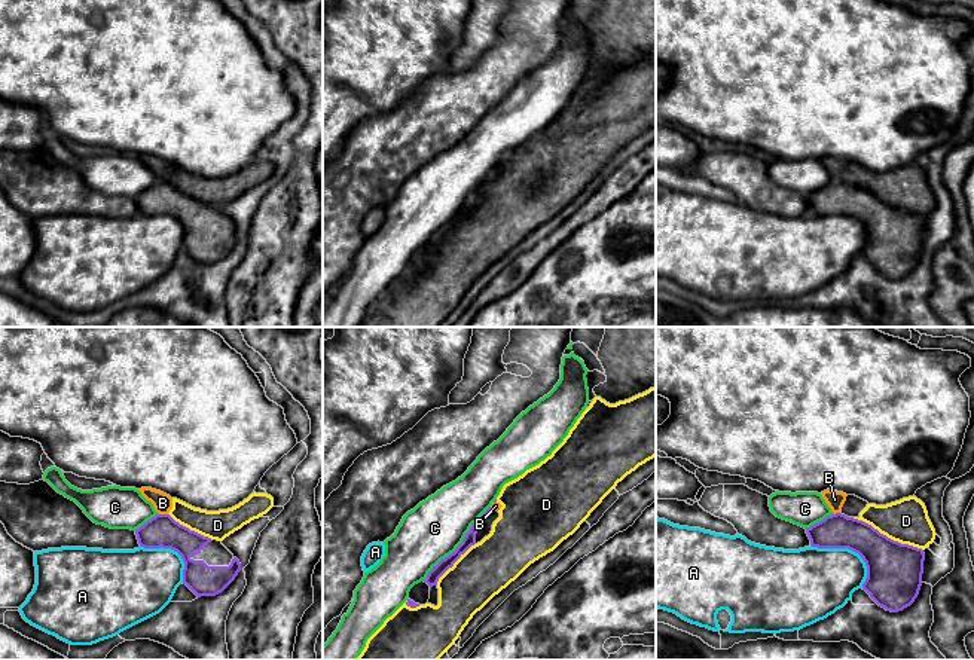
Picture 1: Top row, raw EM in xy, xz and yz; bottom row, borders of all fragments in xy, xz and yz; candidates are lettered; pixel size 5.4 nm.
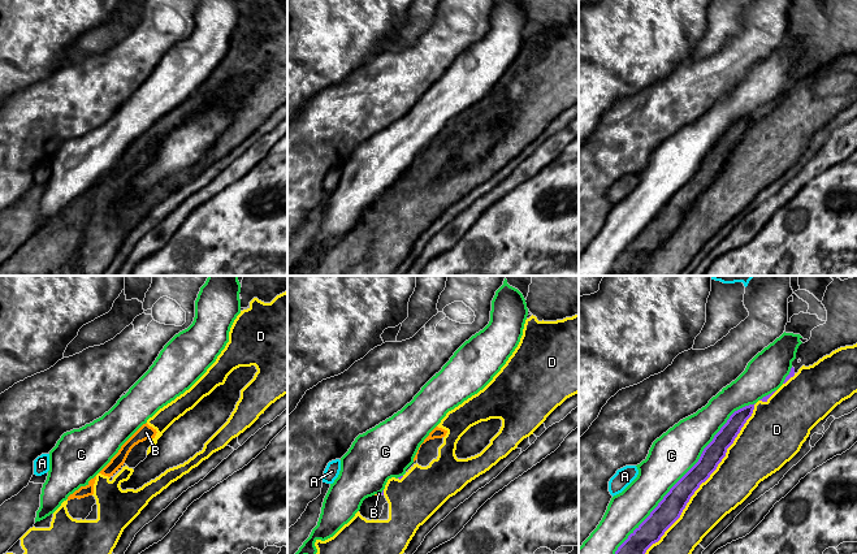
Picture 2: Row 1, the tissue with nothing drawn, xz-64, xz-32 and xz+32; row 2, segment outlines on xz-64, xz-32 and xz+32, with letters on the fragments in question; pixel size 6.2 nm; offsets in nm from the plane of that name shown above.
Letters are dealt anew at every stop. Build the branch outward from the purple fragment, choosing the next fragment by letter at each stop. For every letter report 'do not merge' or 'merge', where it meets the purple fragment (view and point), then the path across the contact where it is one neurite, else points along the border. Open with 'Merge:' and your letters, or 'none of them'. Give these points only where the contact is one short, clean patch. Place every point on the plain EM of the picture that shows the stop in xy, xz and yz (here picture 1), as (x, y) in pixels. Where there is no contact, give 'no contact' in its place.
Merge: none of them
A: do not merge; contact yz (851, 216)
B: do not merge; contact xy (164, 182); border xy (159, 180), (167, 182)
C: do not merge; contact xz (451, 220)
D: do not merge; contact yz (887, 204)

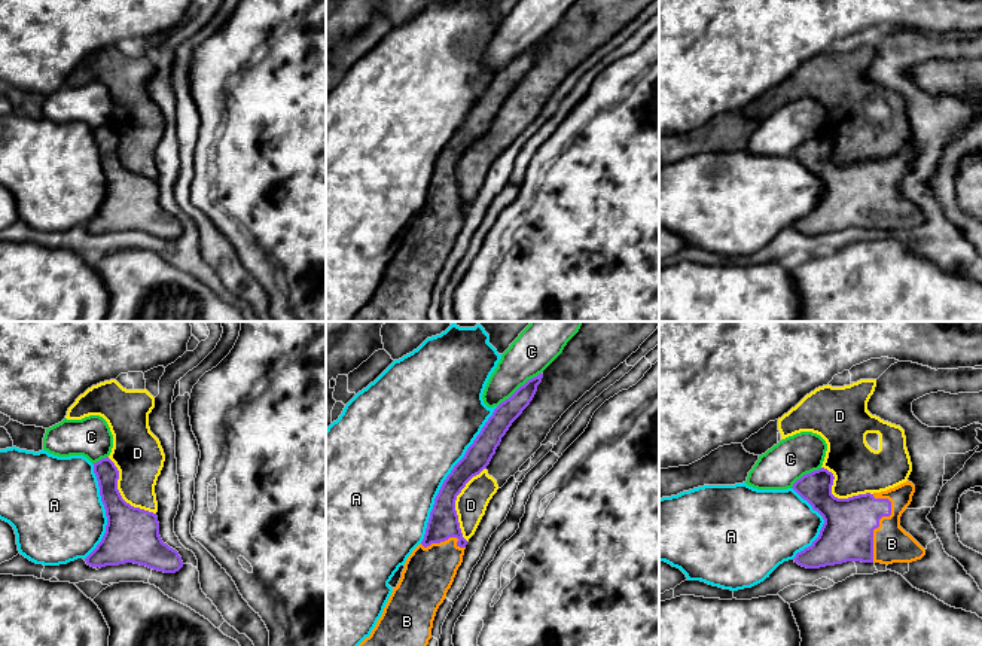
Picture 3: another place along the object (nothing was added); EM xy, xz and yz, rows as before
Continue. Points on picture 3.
Merge: B
A: do not merge; contact xz (448, 142)
B: merge; contact yz (878, 188)
C: do not merge; contact xz (520, 54)
D: do not merge; contact xz (454, 170)

